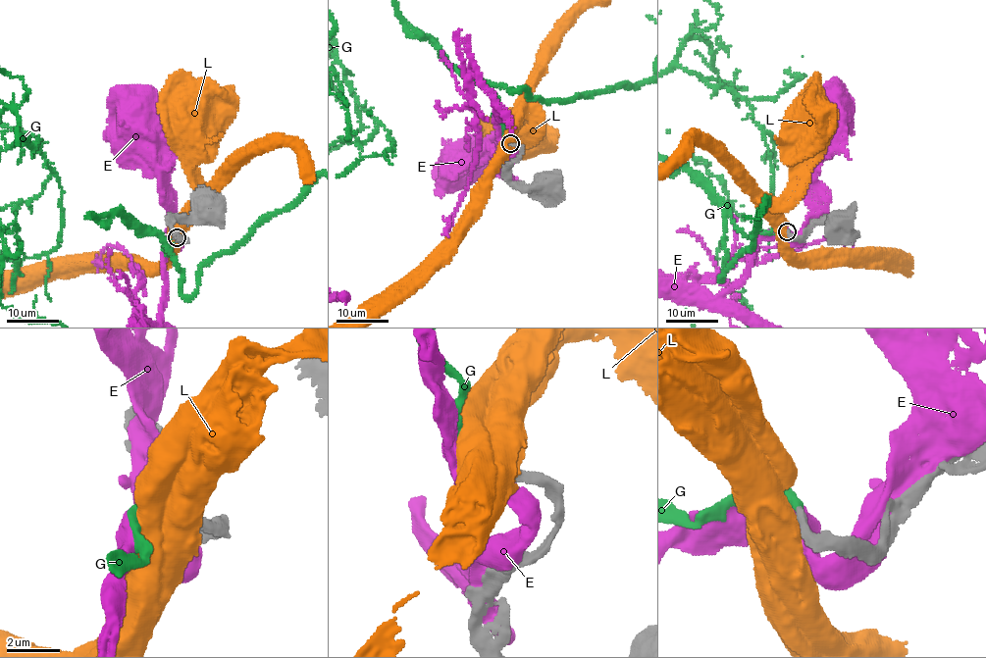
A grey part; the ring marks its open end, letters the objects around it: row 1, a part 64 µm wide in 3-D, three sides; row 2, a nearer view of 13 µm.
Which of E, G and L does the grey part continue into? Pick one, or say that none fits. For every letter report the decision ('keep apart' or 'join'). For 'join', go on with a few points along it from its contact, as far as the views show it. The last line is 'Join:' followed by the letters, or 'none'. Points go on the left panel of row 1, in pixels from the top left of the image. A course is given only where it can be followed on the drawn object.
E: keep apart
G: join
L: keep apart
Join: G

